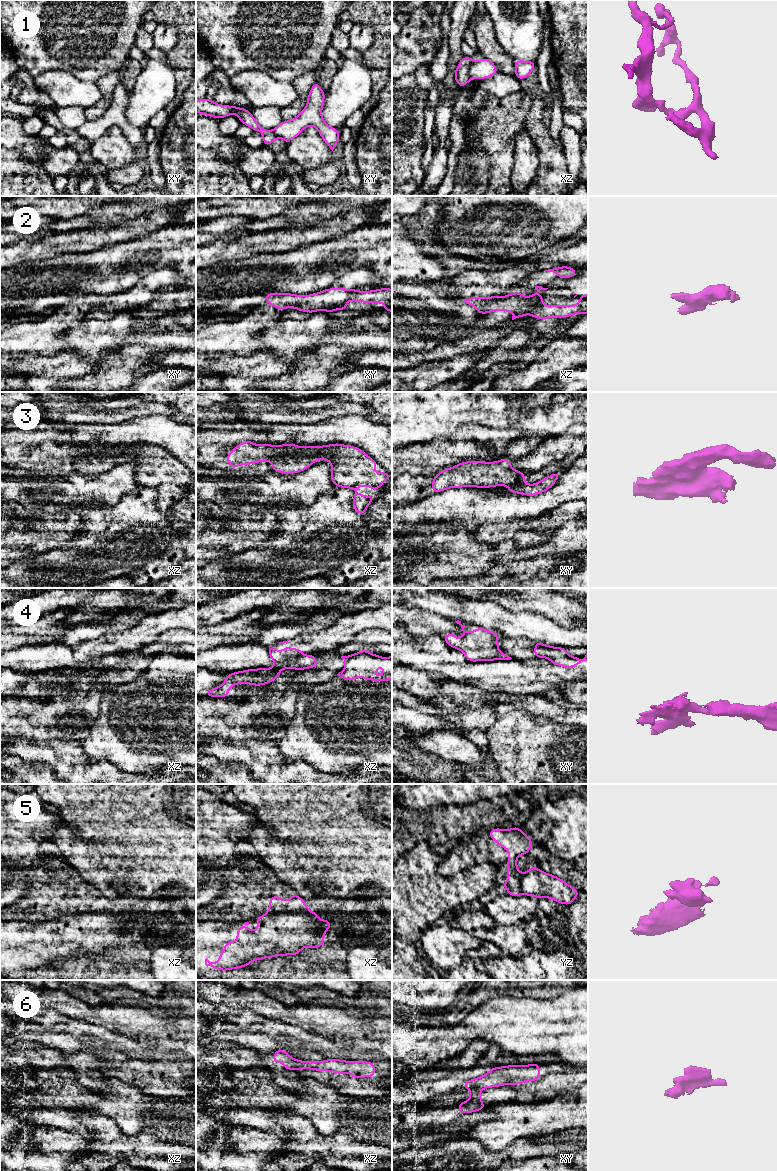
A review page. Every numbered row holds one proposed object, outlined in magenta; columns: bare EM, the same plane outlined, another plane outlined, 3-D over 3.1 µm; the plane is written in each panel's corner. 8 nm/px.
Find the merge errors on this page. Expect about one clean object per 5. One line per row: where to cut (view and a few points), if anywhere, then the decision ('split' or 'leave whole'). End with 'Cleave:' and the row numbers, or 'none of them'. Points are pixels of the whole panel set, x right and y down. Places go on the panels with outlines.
1: cut in xz along (474, 61), (469, 70), (470, 78); split
2: cut in xz along (541, 300), (528, 312), (514, 313); split
3: cut in xz along (319, 446), (314, 449), (296, 451), (292, 455); split
4: cut in xz along (302, 655), (274, 662); split
5: cut in xz along (309, 911), (270, 912), (266, 914); split
6: cut in xy along (469, 1088), (476, 1087), (482, 1089); split
Cleave: 1, 2, 3, 4, 5, 6

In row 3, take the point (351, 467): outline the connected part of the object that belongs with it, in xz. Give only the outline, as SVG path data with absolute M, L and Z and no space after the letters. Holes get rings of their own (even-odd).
M334 443L322 445L315 450L295 452L295 458L311 456L316 460L327 460L331 463L331 481L339 488L354 490L353 509L364 515L368 506L374 501L374 496L365 496L355 491L361 486L368 486L375 492L387 478L392 476L386 472L374 471L377 462L356 446Z

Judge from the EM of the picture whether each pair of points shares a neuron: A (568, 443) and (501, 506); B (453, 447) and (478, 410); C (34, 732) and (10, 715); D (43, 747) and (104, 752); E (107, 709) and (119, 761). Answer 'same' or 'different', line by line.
A: different
B: different
C: same
D: different
E: same

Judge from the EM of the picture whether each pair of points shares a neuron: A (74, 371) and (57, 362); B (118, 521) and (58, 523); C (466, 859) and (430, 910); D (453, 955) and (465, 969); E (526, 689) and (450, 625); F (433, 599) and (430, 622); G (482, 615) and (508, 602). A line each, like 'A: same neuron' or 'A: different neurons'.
A: same neuron
B: different neurons
C: different neurons
D: different neurons
E: different neurons
F: different neurons
G: different neurons

